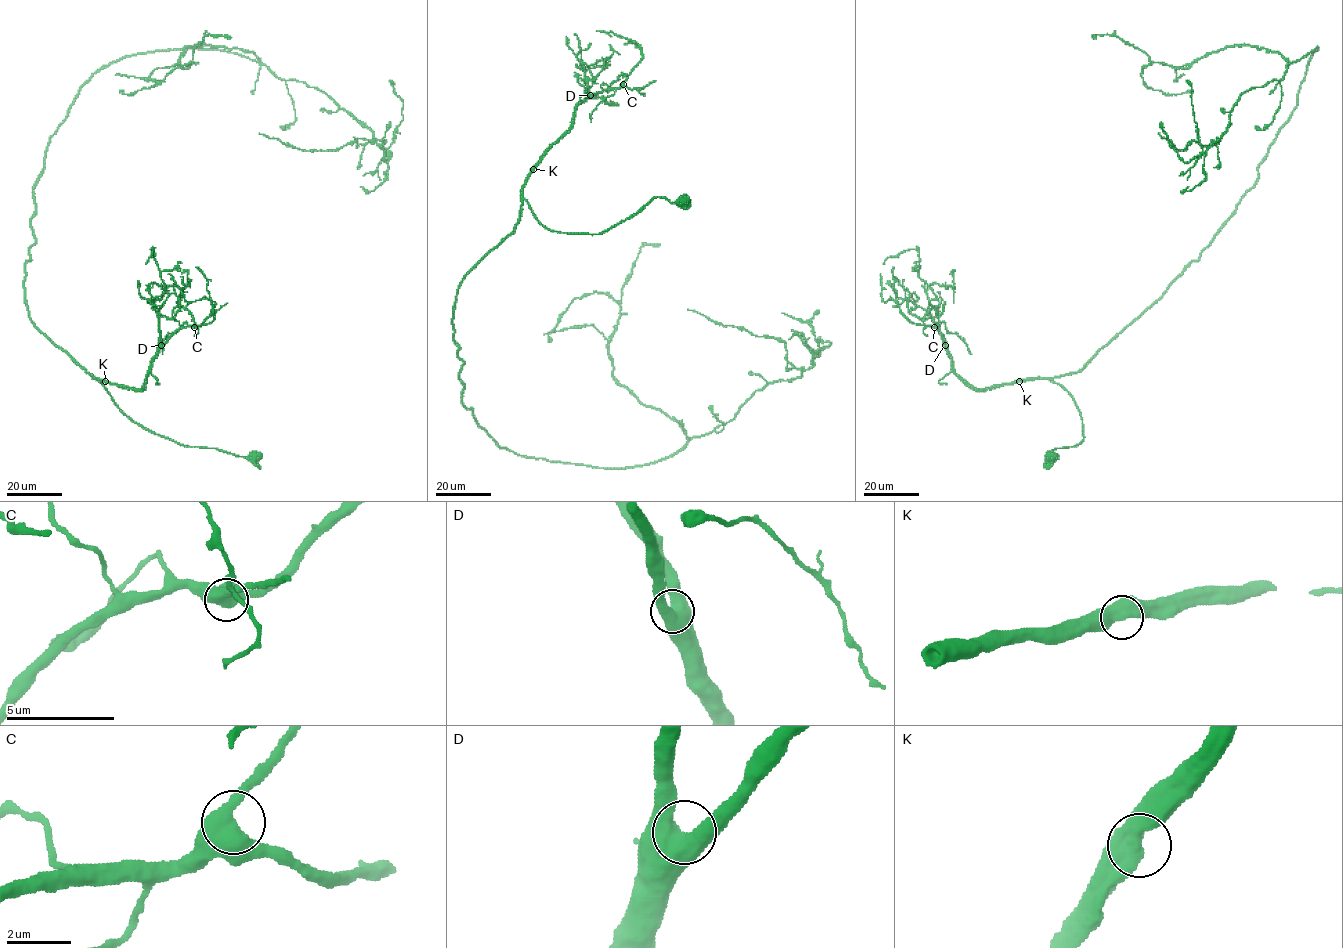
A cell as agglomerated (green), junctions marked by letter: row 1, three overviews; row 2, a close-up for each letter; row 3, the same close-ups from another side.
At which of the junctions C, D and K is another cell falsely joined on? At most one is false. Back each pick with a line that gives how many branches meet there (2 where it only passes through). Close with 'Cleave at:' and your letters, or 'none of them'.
Cleave at: none of them

